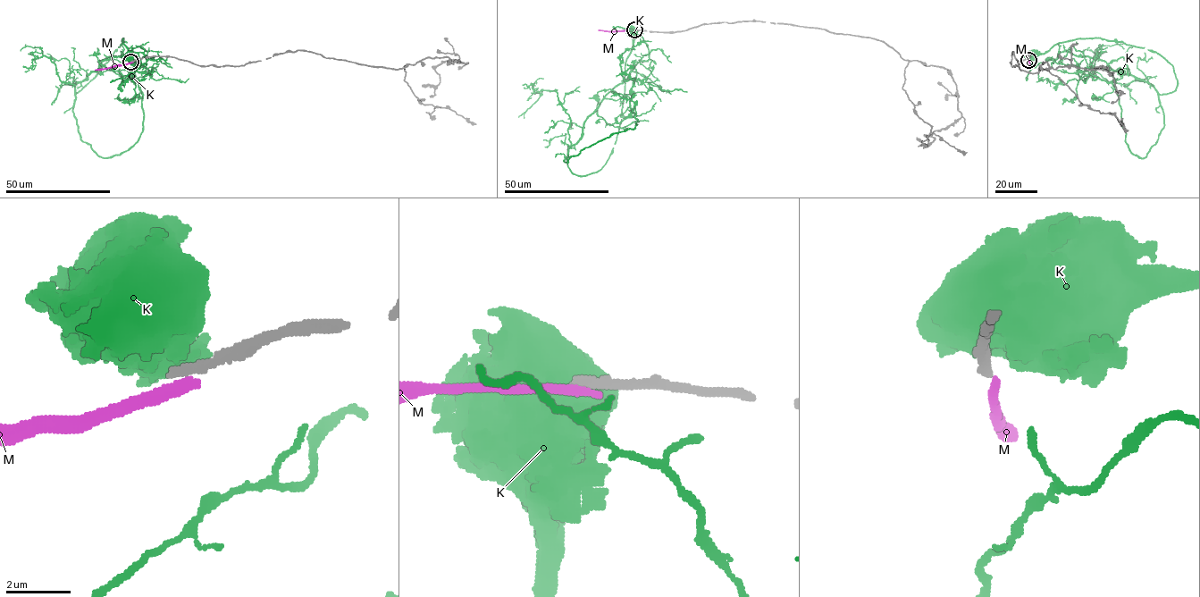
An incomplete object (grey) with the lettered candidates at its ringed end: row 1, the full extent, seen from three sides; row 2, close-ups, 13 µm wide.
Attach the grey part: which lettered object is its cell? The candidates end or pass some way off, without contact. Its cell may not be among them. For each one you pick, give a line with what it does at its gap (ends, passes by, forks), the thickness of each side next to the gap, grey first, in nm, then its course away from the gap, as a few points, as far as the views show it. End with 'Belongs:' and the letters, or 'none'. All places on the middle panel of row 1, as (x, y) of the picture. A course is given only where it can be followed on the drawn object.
Belongs: none

